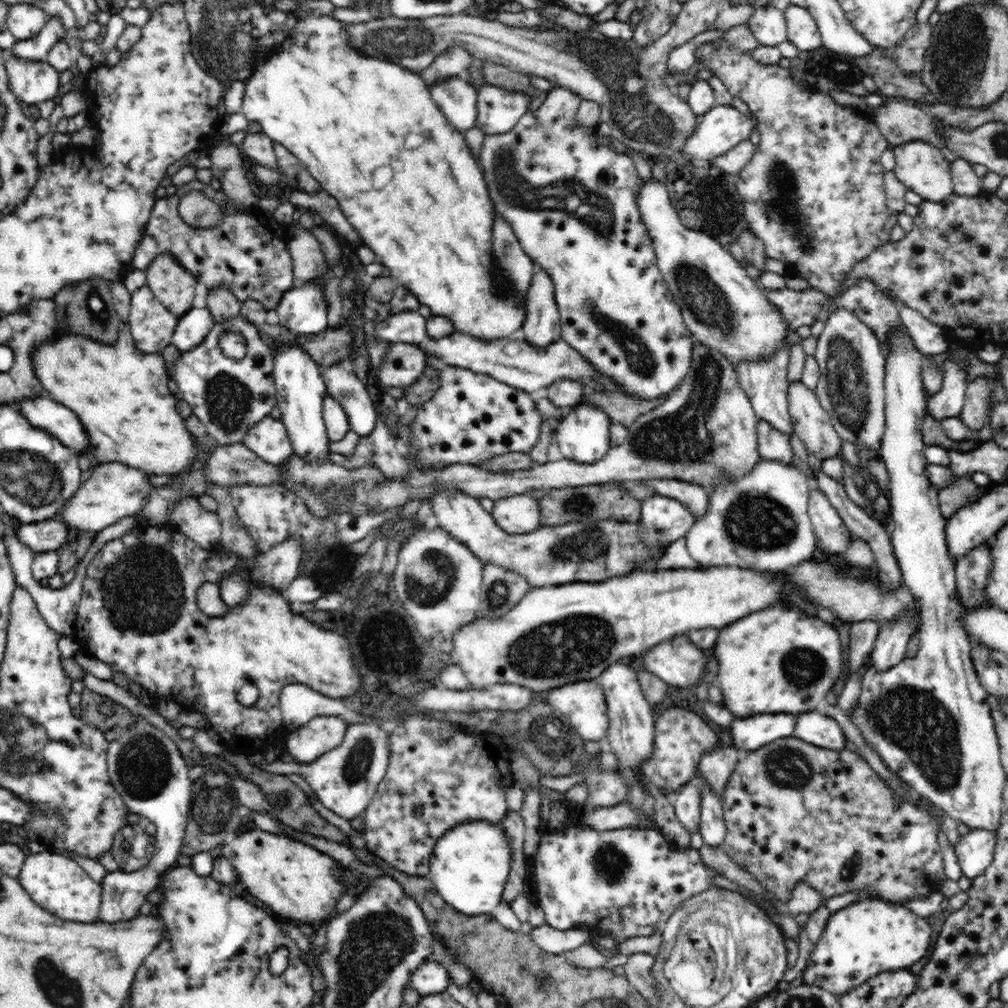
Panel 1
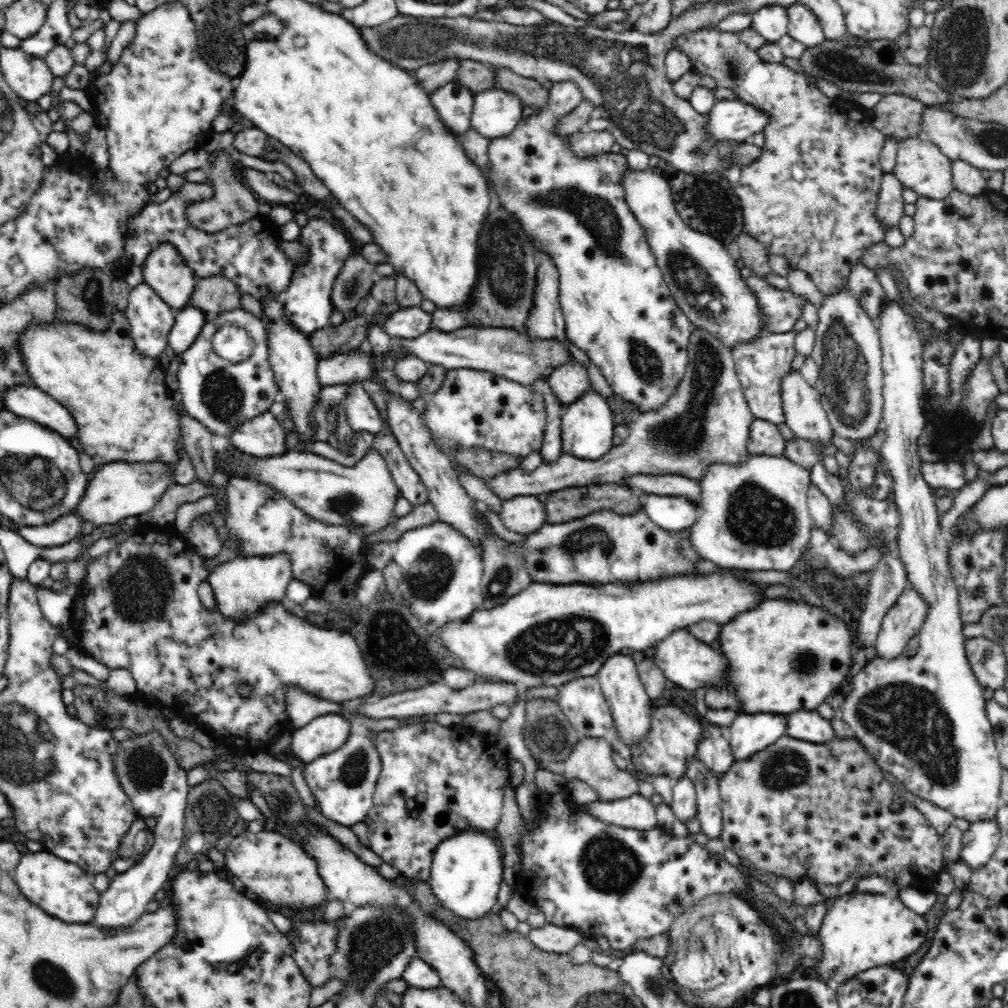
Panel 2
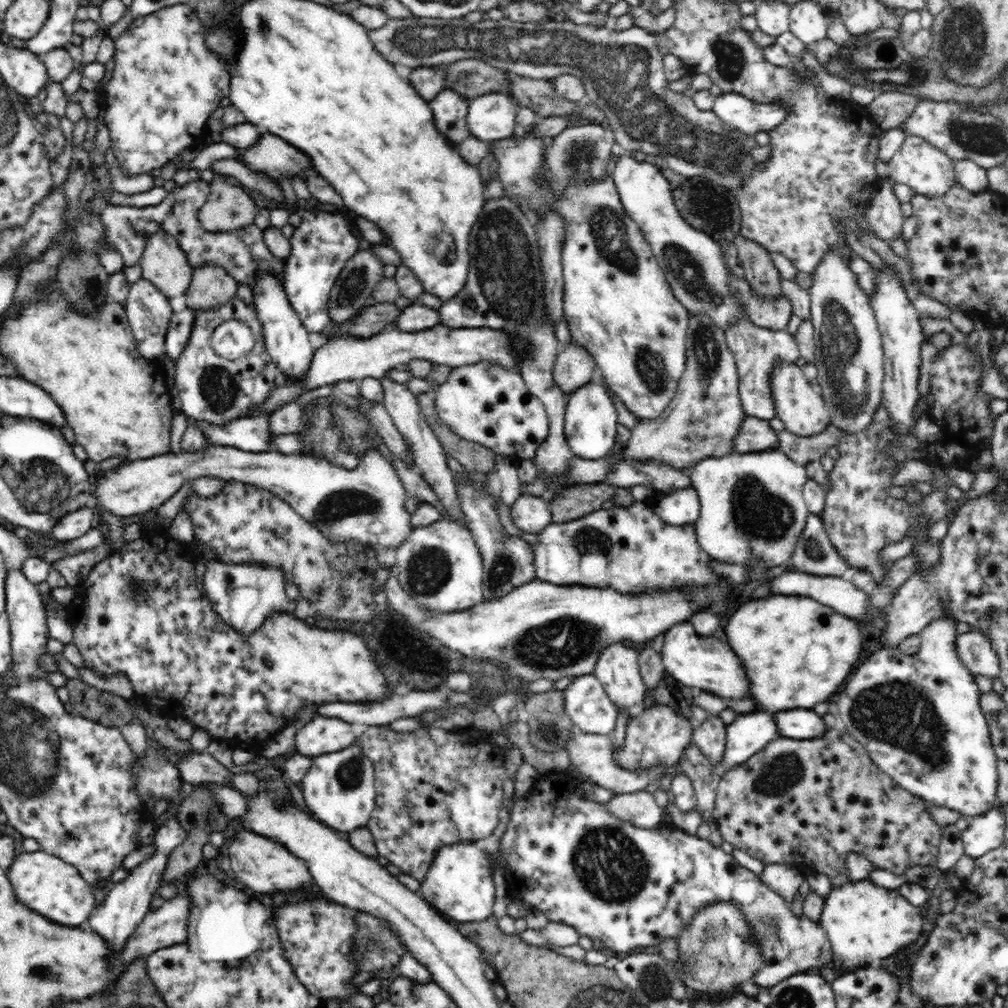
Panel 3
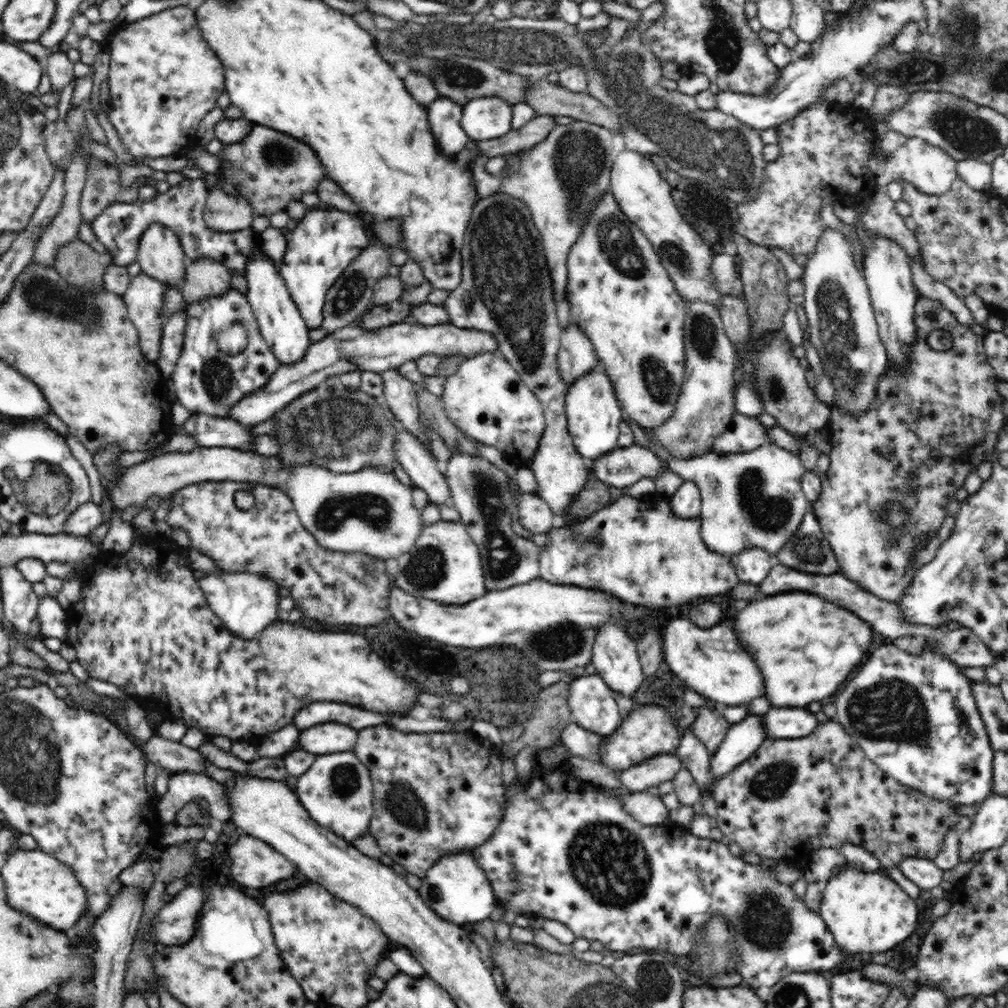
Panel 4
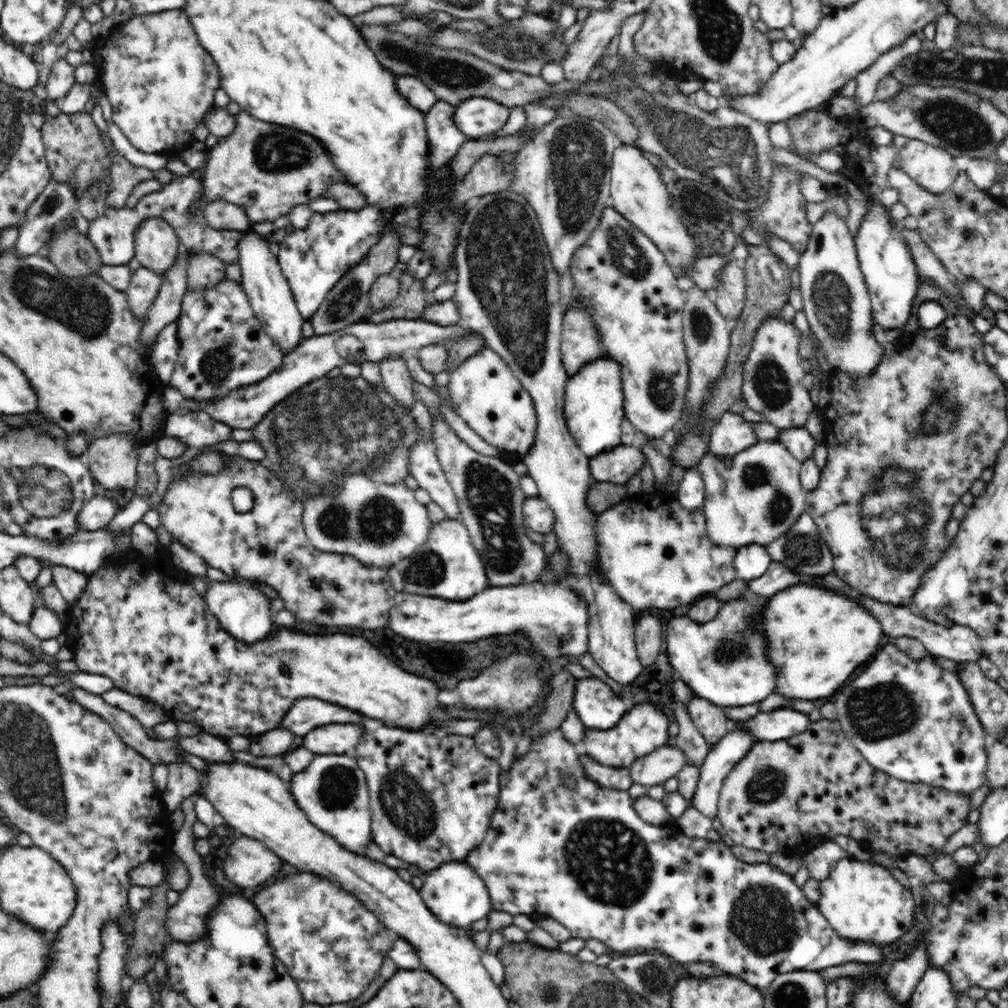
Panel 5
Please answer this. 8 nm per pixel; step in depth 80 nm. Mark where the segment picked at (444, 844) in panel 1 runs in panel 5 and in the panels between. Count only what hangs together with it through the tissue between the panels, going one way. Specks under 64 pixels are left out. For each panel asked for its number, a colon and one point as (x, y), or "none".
2: (467, 869)
3: (460, 882)
4: (456, 888)
5: (454, 892)

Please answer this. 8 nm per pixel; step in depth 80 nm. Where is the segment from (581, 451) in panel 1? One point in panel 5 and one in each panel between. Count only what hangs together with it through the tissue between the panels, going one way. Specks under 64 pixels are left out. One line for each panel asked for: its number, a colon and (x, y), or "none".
2: (587, 425)
3: (591, 421)
4: (591, 408)
5: (594, 403)

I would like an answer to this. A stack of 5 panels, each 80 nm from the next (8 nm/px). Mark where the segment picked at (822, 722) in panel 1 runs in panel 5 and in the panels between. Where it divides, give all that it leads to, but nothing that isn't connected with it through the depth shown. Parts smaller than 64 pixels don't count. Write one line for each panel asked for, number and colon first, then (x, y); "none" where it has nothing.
2: (811, 726)
3: (801, 724)
4: (781, 723)
5: (782, 723)

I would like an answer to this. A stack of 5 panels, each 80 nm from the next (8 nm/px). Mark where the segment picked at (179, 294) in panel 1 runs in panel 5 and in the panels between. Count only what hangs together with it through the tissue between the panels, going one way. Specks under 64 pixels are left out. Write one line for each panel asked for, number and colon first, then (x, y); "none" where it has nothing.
2: (165, 271)
3: (164, 263)
4: (160, 254)
5: (157, 245)

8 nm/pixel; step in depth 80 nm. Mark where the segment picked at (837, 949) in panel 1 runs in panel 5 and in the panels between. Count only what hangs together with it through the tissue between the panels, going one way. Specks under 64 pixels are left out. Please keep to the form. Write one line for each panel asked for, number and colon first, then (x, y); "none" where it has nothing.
2: (860, 931)
3: (864, 923)
4: (867, 913)
5: (862, 901)

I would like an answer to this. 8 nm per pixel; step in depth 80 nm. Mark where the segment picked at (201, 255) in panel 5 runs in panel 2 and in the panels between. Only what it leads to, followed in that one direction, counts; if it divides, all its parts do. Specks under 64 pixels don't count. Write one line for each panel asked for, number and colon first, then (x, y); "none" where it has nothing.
2: (216, 294)
3: (211, 287)
4: (205, 278)

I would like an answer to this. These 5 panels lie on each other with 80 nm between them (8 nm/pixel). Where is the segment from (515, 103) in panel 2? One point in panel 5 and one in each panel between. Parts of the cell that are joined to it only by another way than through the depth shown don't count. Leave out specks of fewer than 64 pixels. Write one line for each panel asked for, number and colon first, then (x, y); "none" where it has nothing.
3: (491, 117)
4: (486, 118)
5: (475, 117)

